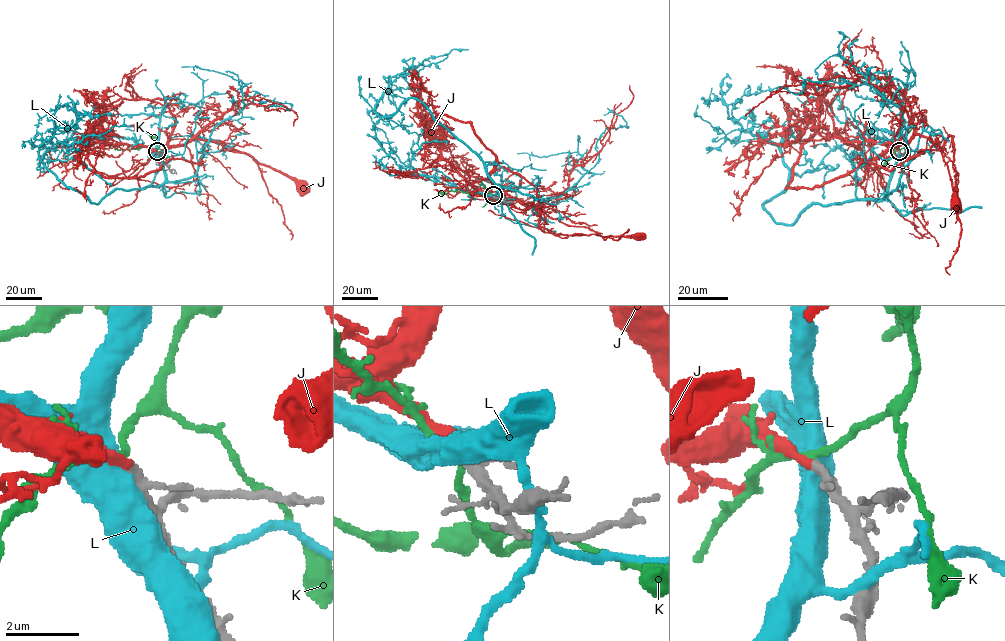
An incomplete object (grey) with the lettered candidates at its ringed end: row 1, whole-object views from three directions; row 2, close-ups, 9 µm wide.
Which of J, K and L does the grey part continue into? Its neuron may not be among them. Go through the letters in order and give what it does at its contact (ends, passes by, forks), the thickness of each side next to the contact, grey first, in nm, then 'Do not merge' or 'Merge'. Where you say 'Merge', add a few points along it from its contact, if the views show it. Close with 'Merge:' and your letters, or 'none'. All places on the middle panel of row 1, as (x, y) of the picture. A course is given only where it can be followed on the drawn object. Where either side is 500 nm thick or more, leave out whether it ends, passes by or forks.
J: It ends there. Thickness 240 nm (grey) against 240 nm. Merge. Its course: (493, 195), (489, 176), (503, 167), (535, 187), (539, 227), (544, 232), (638, 236)
K: It passes by. Thickness 240 nm (grey) against 160 nm. Do not merge
L: Thickness 240 nm (grey) against 800 nm. Do not merge
Merge: J

